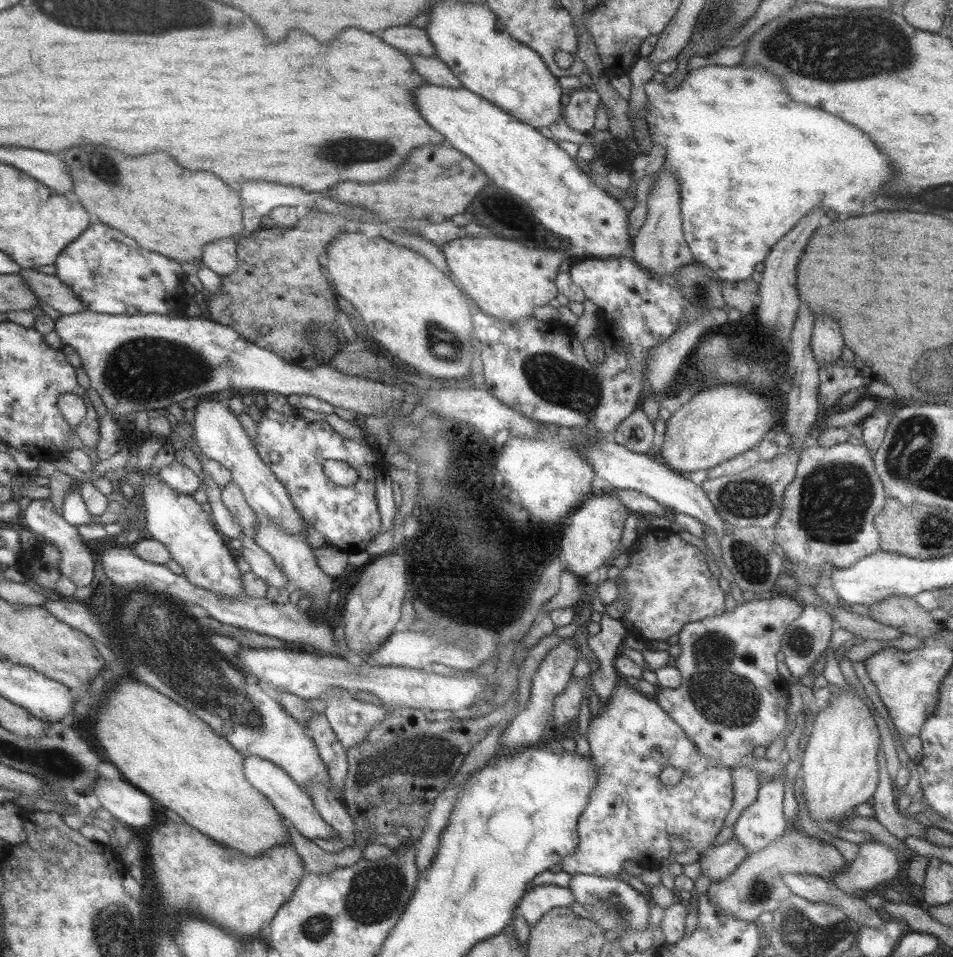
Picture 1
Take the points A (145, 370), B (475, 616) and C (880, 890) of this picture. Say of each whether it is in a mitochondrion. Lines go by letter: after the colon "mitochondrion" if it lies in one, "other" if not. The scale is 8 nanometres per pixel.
A: mitochondrion
B: mitochondrion
C: other

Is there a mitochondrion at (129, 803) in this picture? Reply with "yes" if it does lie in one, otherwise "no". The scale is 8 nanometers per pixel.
no

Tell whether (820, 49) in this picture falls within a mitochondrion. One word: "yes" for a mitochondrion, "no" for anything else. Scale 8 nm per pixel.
yes

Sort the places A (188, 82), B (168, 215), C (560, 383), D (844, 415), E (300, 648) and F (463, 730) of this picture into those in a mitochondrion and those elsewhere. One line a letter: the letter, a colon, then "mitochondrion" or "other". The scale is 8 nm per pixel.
A: other
B: other
C: mitochondrion
D: other
E: other
F: other

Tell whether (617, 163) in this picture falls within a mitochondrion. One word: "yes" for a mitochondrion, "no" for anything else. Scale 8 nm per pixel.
no

